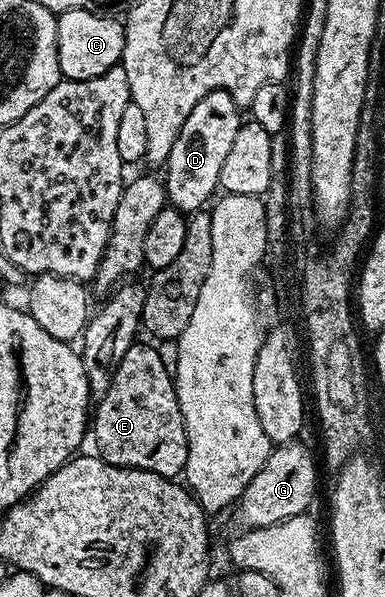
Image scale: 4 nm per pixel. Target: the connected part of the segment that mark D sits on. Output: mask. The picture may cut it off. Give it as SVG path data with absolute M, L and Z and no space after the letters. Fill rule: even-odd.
M225 88L211 90L211 94L199 98L195 110L187 114L187 122L183 122L183 130L179 130L175 146L171 146L169 163L163 168L165 195L172 207L192 214L202 211L214 199L213 191L218 191L221 183L219 170L235 143L235 134L239 134L243 123L241 116L242 109Z

